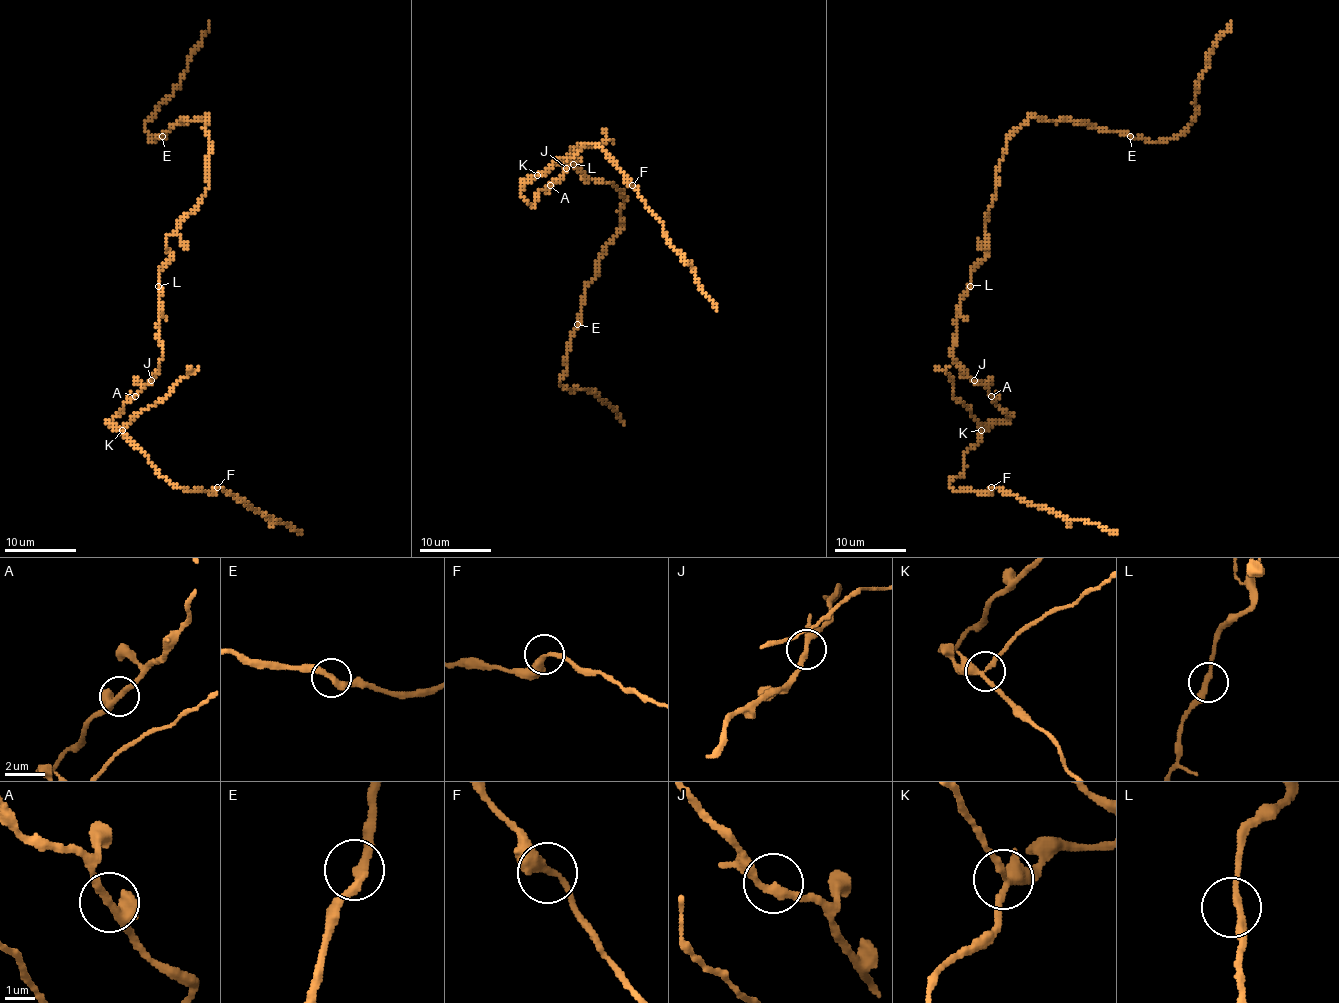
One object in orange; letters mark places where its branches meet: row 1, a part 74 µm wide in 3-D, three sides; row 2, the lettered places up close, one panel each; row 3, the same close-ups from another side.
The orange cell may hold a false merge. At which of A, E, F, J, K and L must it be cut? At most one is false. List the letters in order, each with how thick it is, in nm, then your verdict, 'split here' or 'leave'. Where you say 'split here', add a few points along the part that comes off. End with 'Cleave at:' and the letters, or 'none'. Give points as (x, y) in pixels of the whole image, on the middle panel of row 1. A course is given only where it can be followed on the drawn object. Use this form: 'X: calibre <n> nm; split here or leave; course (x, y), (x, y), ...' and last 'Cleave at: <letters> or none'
A: calibre 260 nm; leave
E: calibre 300 nm; leave
F: calibre 280 nm; leave
J: calibre 260 nm; leave
K: calibre 280 nm; split here; course (538, 175), (582, 148), (600, 144), (607, 137), (602, 128)
L: calibre 240 nm; leave
Cleave at: K

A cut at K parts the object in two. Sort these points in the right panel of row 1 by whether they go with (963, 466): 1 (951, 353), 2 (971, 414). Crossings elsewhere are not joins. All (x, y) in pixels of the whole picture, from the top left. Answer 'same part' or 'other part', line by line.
1: same part
2: other part

